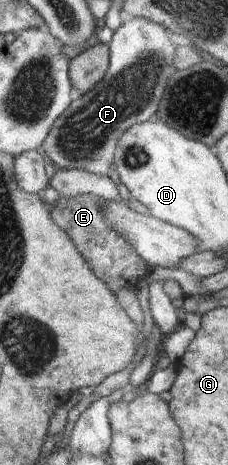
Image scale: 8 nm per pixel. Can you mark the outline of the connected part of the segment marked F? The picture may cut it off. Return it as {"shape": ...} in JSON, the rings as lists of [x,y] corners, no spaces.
{"shape":[[[145,17],[127,19],[114,31],[108,43],[111,63],[107,75],[91,91],[72,101],[41,145],[40,151],[57,169],[84,169],[107,175],[111,166],[115,168],[117,143],[127,129],[155,116],[165,85],[176,72],[173,59],[177,48],[169,39],[171,35],[173,32],[167,27]]]}

